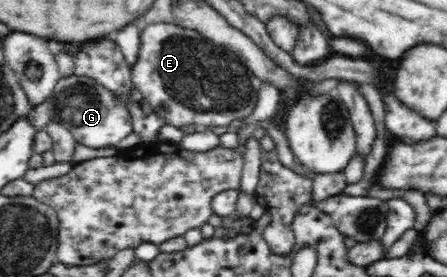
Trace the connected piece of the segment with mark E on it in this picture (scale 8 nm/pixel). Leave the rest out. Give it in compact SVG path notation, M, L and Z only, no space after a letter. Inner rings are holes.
M150 23L142 33L142 49L138 65L132 69L132 82L142 93L152 110L160 113L166 125L181 129L185 125L196 124L198 131L205 126L227 126L234 120L245 120L258 102L258 92L264 83L250 70L250 67L230 49L214 44L207 37L179 26L176 23Z

